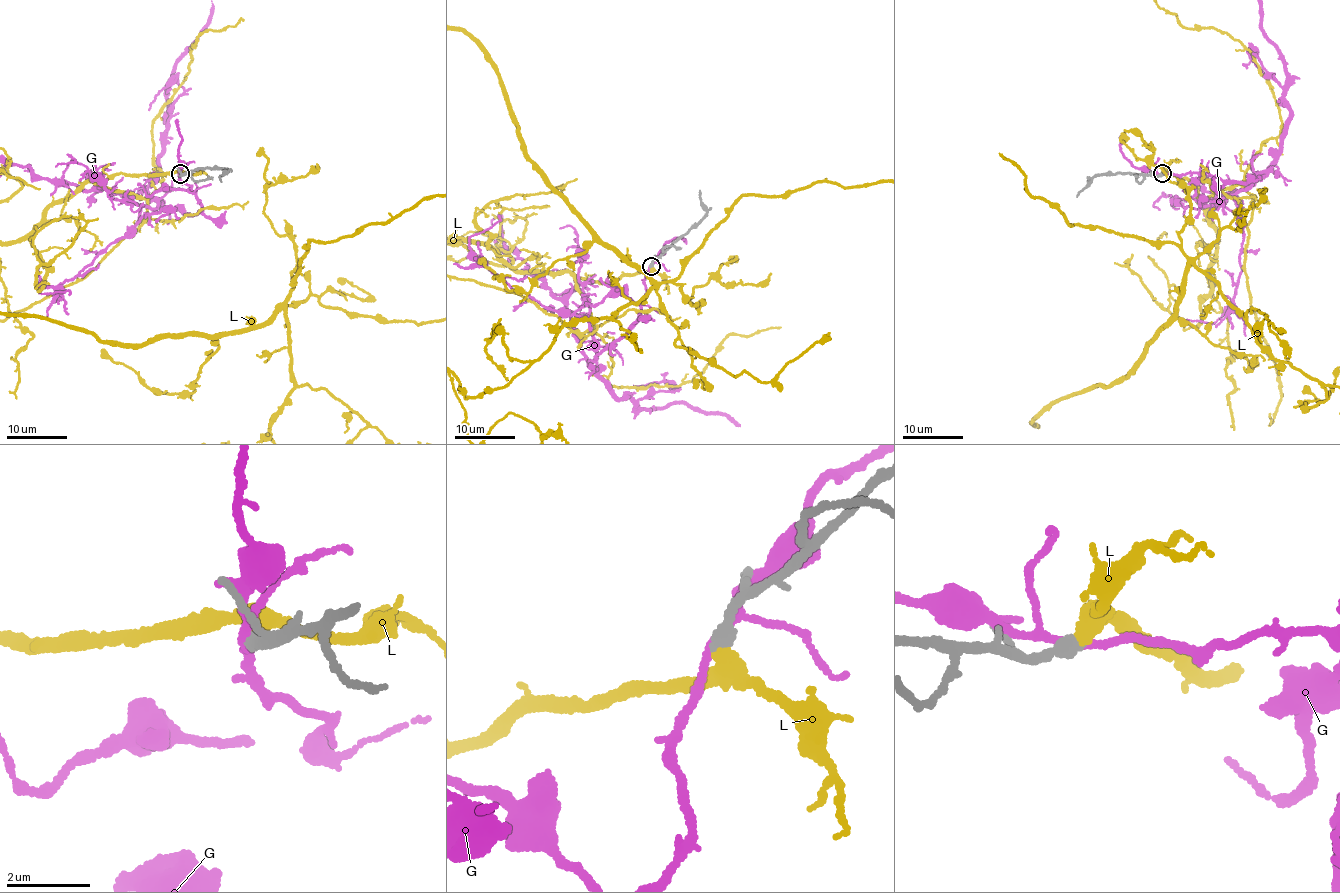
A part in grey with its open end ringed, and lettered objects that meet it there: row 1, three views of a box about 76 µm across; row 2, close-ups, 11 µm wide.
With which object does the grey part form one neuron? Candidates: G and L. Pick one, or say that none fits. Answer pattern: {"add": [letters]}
{"add": ["L"]}

